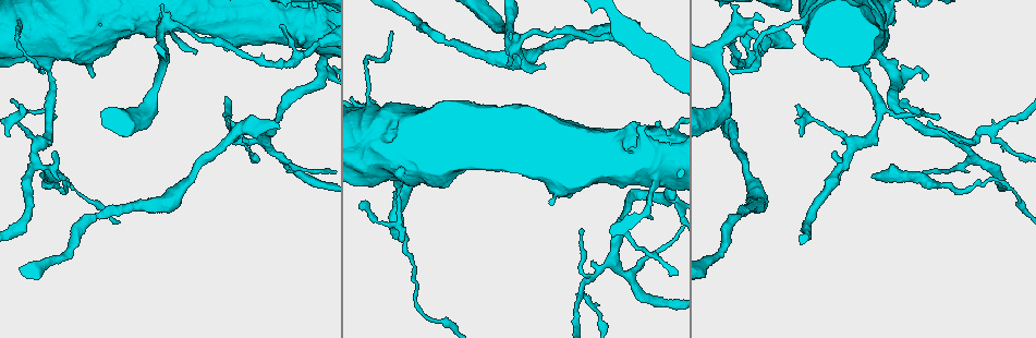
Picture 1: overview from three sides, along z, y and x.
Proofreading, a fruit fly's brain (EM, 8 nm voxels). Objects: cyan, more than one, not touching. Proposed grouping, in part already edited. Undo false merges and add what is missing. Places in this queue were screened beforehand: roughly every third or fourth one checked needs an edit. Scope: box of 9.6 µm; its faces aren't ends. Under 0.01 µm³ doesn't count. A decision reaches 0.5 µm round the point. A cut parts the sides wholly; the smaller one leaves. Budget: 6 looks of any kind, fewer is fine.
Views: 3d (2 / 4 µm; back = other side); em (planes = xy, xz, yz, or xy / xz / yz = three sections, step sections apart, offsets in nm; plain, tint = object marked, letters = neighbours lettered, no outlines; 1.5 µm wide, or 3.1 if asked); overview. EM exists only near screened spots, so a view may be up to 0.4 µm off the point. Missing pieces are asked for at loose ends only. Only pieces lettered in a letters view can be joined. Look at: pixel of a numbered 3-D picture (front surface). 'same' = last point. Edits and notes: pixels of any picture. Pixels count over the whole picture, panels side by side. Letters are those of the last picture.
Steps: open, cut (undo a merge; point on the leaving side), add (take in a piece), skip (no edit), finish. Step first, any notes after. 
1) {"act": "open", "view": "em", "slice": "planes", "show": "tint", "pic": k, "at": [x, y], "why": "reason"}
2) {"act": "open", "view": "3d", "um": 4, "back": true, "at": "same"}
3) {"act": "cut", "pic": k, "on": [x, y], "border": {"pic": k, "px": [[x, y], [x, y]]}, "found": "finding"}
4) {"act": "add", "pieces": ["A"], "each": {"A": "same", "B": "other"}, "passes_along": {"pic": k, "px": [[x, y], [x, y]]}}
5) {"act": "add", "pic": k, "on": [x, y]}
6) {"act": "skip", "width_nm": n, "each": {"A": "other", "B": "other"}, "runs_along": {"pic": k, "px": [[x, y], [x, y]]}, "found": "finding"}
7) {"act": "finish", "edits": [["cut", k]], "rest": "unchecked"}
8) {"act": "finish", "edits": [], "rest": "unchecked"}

{"act": "open", "view": "em", "slice": "planes", "show": "letters", "pic": 1, "at": [20, 21], "why": "sudden change in width"}

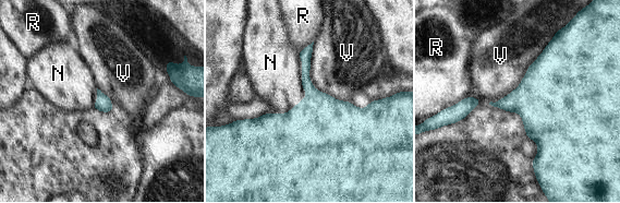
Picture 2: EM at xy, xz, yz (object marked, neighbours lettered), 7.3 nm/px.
{"act": "skip", "each": {"N": "other", "R": "other", "V": "other"}, "border": {"pic": 2, "px": [[313, 42], [312, 84], [348, 102]]}, "found": "one cell here"}

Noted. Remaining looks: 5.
{"act": "open", "view": "em", "slice": "xy", "step": 4, "show": "letters", "pic": 1, "at": [832, 152], "why": "free end"}

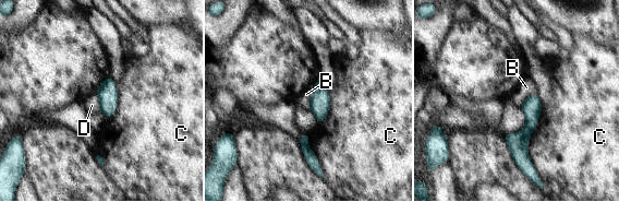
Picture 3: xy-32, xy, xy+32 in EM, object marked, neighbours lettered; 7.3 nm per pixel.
{"act": "skip", "width_nm": 120, "longest_contact_nm": ["C", 380], "each": {"B": "other", "C": "other", "D": "other"}, "found": "no lettered piece goes on from it"}

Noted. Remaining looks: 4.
{"act": "open", "view": "3d", "um": 2, "pic": 1, "at": [57, 187], "why": "thick turns thin"}

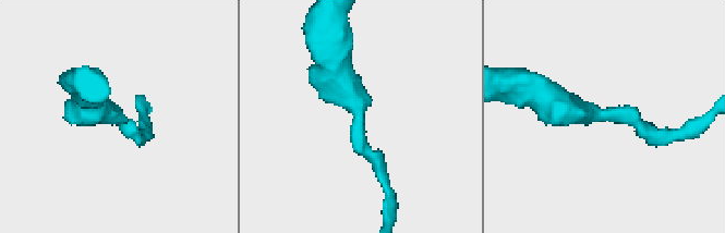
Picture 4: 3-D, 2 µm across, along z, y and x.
{"act": "open", "view": "em", "slice": "planes", "show": "tint", "pic": 4, "at": [116, 118]}

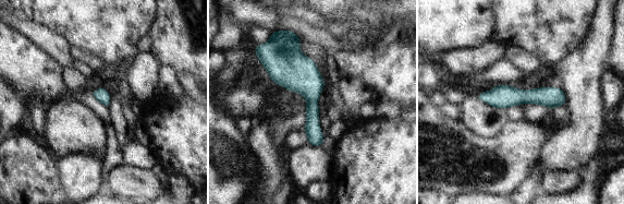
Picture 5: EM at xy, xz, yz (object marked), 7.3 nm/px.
{"act": "open", "view": "em", "slice": "planes", "show": "letters", "at": "same", "why": "see the neighbours"}

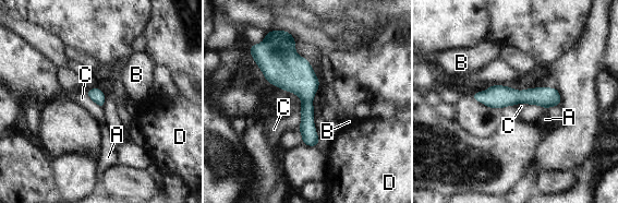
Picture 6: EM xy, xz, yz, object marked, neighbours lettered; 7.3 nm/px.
{"act": "skip", "each": {"A": "other", "B": "other", "C": "other", "D": "other"}, "border": {"pic": 6, "px": [[519, 104], [536, 104], [544, 108]]}, "found": "all the same cell"}

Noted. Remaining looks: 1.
{"act": "finish", "edits": [], "rest": "unchecked"}

